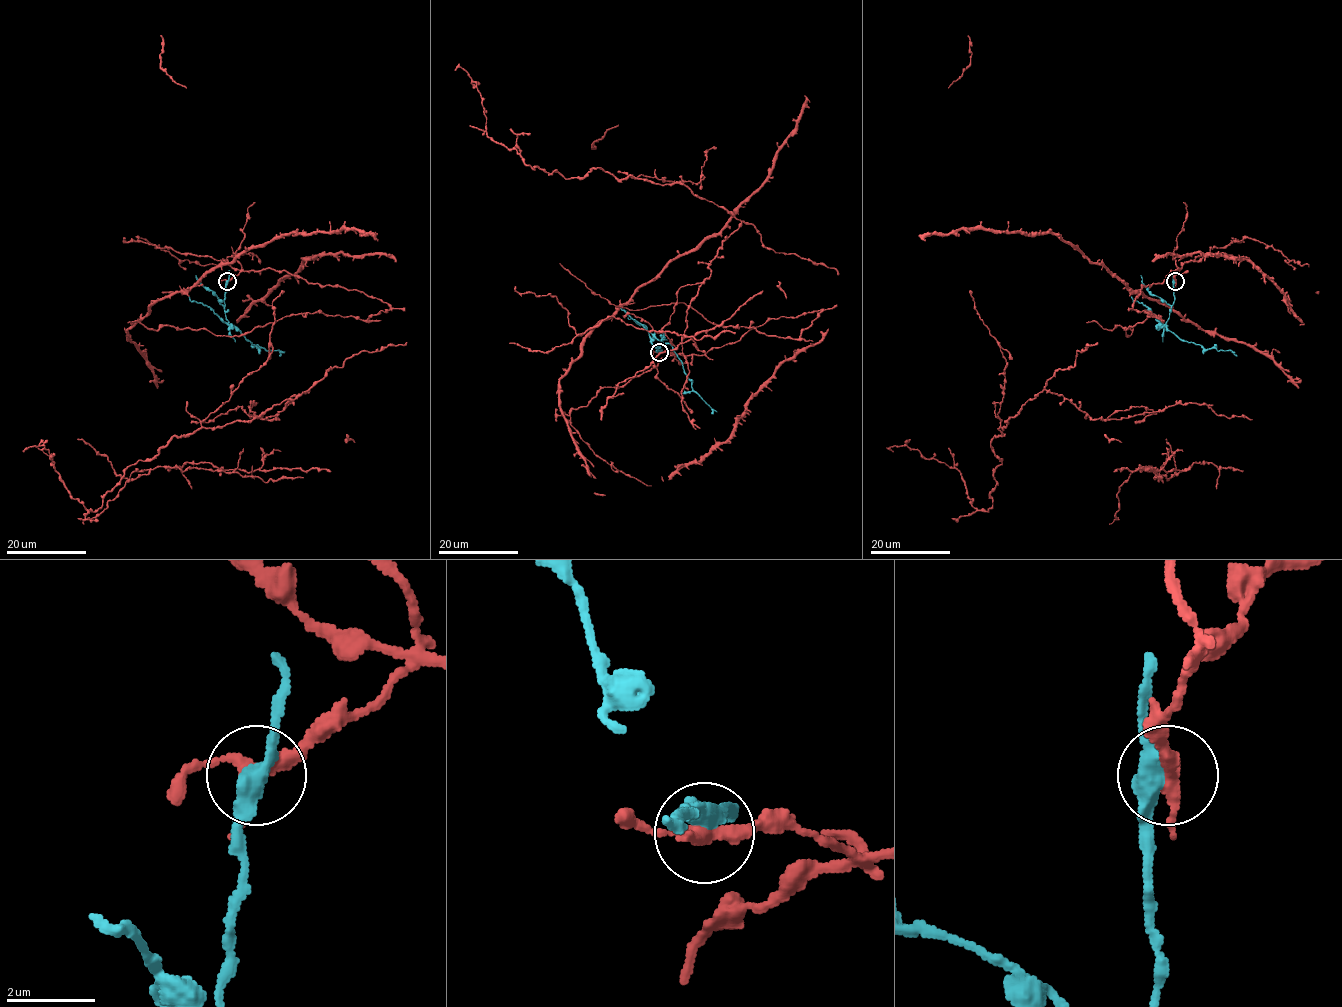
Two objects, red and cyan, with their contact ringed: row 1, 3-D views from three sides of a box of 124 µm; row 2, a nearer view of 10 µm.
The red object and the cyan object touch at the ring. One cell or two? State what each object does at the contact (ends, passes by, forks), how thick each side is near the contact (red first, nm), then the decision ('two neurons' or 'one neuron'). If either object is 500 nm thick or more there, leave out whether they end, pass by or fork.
red forks | cyan passes by | 280/400 nm | two neurons

